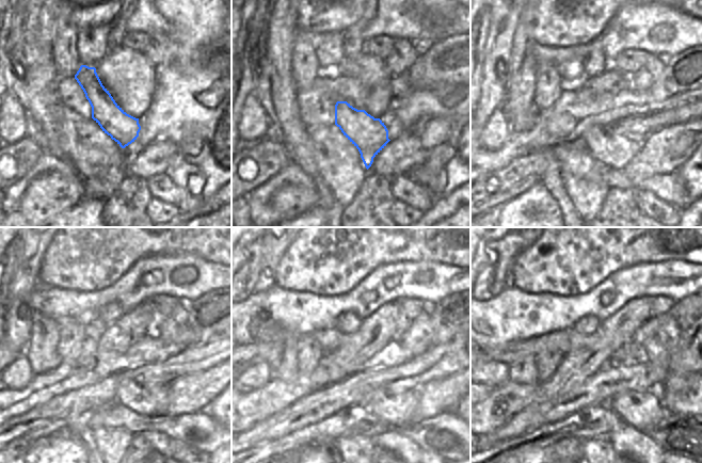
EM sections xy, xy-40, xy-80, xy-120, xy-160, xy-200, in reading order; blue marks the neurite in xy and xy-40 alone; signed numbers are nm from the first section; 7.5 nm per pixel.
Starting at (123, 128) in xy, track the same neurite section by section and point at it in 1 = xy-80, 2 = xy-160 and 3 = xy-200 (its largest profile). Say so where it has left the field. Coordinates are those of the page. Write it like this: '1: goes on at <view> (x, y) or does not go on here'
1: goes on at xy-80 (612, 147)
2: goes on at xy-160 (400, 409)
3: goes on at xy-200 (640, 410)

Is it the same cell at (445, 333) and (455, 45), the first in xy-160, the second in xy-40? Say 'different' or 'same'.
same

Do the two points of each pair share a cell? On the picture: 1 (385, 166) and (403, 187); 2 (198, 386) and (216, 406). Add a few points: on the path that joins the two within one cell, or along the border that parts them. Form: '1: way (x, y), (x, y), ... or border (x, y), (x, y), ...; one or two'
1: border (407, 174), (394, 175), (391, 178); two
2: border (220, 393), (201, 411); two

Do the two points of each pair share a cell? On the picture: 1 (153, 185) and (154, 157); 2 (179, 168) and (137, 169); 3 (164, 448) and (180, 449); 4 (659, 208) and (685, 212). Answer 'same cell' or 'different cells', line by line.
1: different cells
2: different cells
3: different cells
4: different cells

